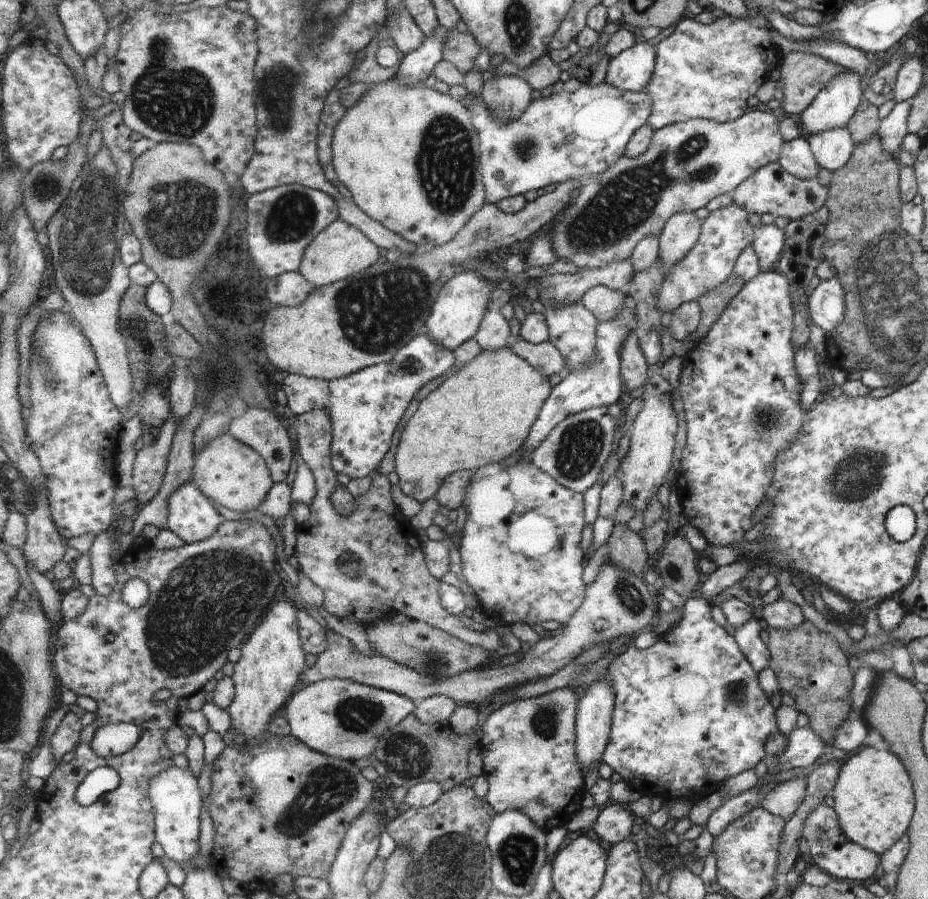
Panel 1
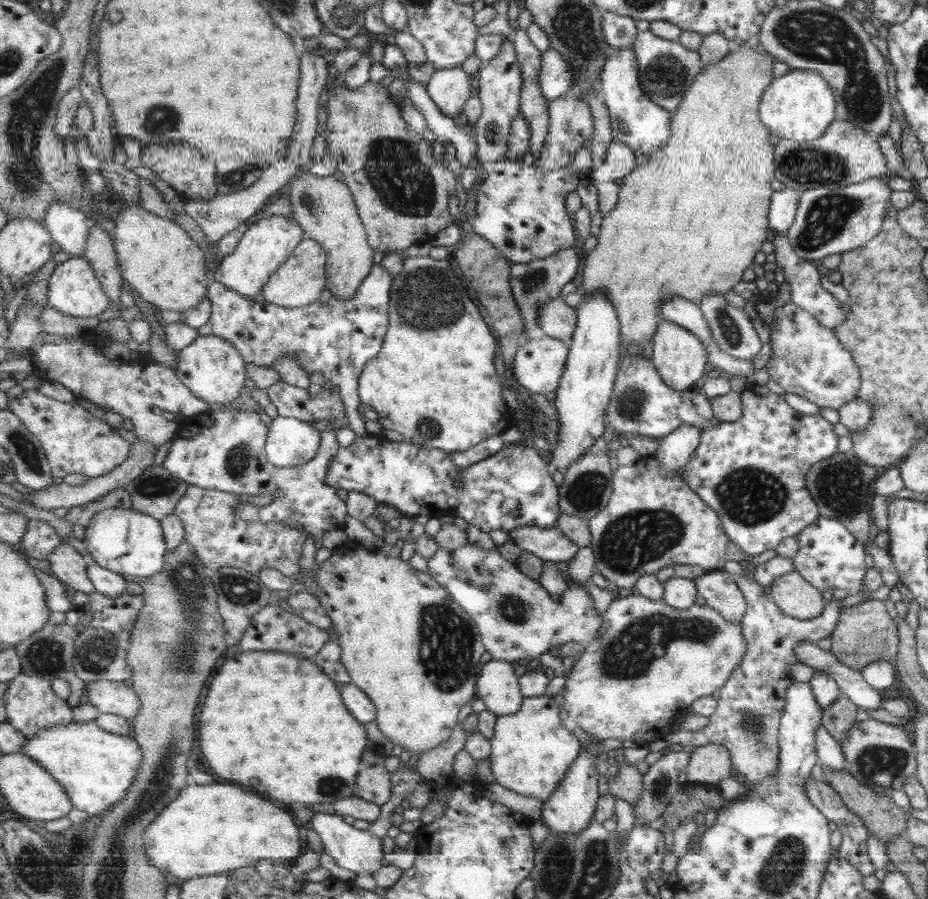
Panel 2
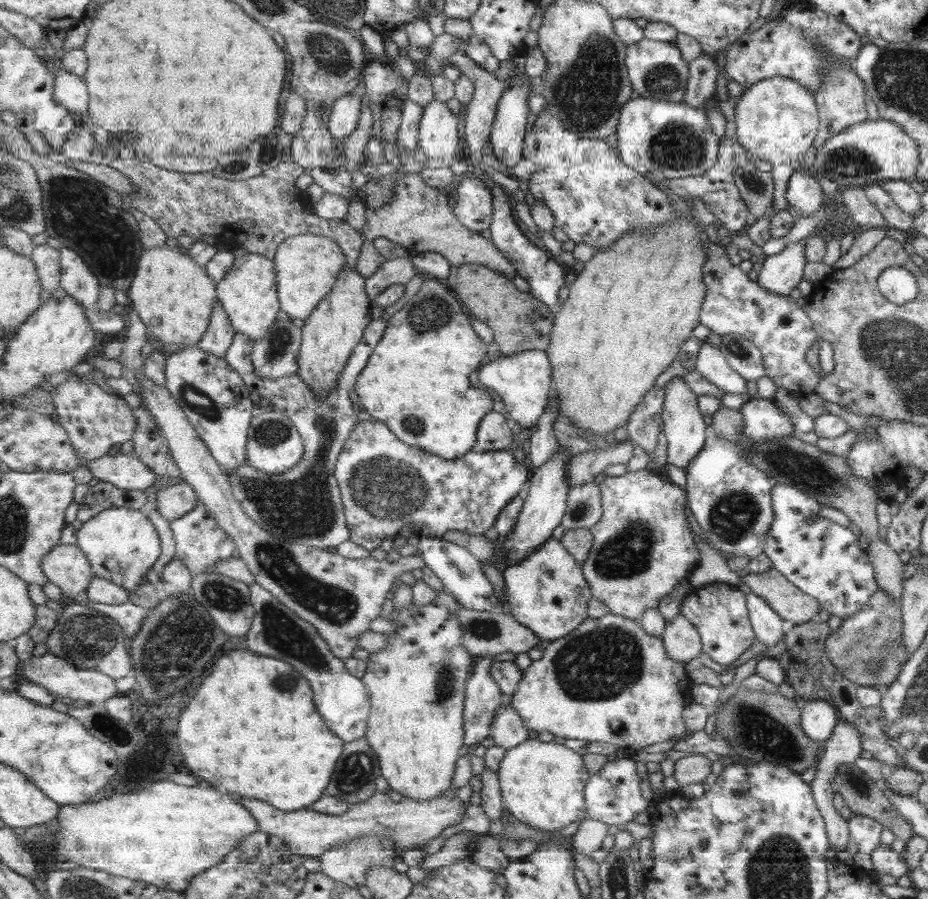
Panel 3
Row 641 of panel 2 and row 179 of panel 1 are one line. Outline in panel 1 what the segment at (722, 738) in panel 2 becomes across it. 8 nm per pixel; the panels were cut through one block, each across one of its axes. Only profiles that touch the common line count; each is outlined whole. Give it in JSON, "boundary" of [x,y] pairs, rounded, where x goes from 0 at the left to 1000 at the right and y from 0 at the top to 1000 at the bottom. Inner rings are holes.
{"boundary":[[[839,181],[825,182],[811,191],[807,198],[801,200],[798,205],[789,214],[789,226],[794,227],[807,238],[832,238],[837,242],[842,240],[850,246],[867,242],[876,238],[879,234],[888,229],[891,218],[891,209],[880,202],[879,198],[874,200],[861,200],[848,194]]]}

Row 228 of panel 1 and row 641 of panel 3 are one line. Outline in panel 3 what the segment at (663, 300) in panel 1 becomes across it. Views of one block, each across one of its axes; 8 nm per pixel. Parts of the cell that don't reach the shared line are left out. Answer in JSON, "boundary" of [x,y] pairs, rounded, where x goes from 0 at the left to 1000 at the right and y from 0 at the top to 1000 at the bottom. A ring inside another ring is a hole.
{"boundary":[[[765,648],[749,654],[736,670],[734,683],[739,685],[753,701],[754,723],[764,729],[764,732],[779,742],[788,739],[809,714],[811,703],[807,699],[804,665],[798,659],[788,656],[780,648]]]}

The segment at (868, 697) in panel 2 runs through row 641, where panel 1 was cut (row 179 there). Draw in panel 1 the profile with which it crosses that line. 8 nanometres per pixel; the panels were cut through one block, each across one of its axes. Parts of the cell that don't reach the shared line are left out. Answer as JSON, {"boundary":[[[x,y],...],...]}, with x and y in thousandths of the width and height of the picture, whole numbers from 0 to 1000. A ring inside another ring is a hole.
{"boundary":[[[863,149],[852,157],[842,159],[837,181],[848,194],[861,200],[874,200],[880,196],[880,181],[869,155]]]}

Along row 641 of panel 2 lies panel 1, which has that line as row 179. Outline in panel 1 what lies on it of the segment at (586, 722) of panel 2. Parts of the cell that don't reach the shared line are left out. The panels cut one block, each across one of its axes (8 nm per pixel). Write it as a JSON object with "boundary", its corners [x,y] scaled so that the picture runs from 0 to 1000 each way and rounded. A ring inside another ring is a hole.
{"boundary":[[[816,119],[781,138],[753,131],[706,146],[699,165],[691,174],[669,174],[658,187],[627,207],[624,218],[609,231],[606,244],[593,256],[598,285],[602,290],[637,300],[680,288],[689,269],[697,263],[711,263],[727,238],[749,236],[766,220],[791,212],[821,185],[837,181],[844,158],[838,140],[837,132],[824,119]]]}

